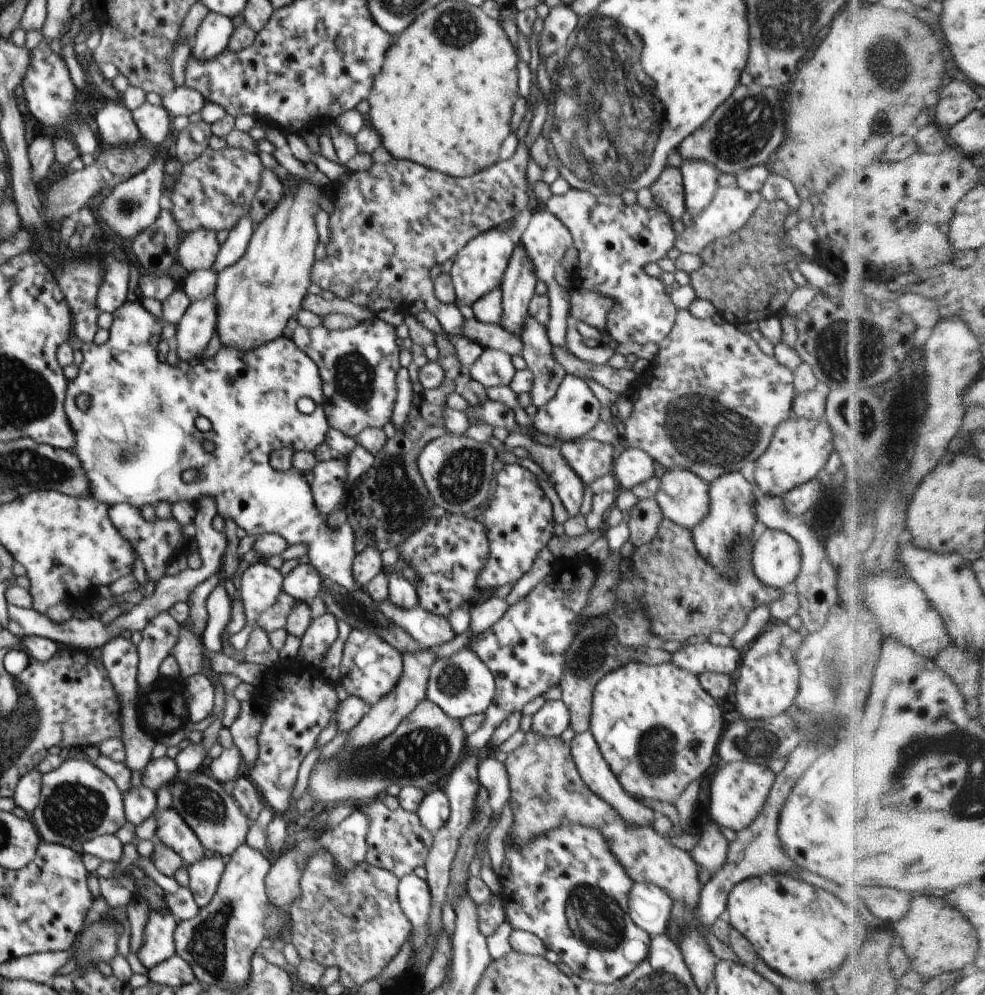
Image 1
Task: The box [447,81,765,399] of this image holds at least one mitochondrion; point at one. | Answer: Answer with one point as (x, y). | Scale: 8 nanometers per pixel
(558, 144)

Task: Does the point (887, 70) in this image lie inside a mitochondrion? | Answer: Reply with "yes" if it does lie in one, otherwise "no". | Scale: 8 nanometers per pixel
yes

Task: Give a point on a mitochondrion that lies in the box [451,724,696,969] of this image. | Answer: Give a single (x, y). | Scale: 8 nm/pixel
(596, 919)

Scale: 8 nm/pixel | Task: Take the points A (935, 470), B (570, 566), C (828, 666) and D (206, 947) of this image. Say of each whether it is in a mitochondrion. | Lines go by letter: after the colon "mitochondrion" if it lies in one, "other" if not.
A: other
B: other
C: mitochondrion
D: mitochondrion

